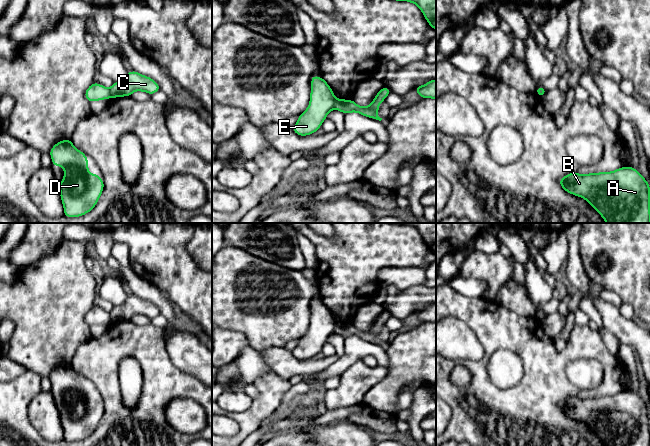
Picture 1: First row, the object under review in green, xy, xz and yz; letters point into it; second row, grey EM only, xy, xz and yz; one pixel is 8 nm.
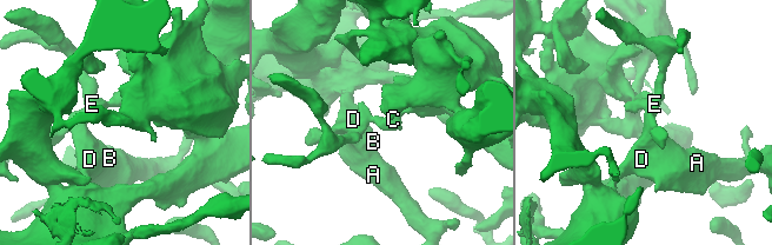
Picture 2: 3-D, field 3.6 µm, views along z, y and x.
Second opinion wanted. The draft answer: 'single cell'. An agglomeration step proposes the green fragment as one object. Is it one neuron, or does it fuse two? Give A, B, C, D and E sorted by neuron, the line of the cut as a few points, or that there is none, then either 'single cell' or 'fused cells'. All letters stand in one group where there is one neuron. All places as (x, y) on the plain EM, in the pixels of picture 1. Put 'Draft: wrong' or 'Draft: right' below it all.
groups A B D E / C; cut xz (335, 322), (333, 331); fused cells
Draft: wrong

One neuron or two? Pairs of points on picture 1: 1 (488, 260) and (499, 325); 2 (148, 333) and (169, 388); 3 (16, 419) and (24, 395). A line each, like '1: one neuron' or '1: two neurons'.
1: two neurons
2: one neuron
3: one neuron

